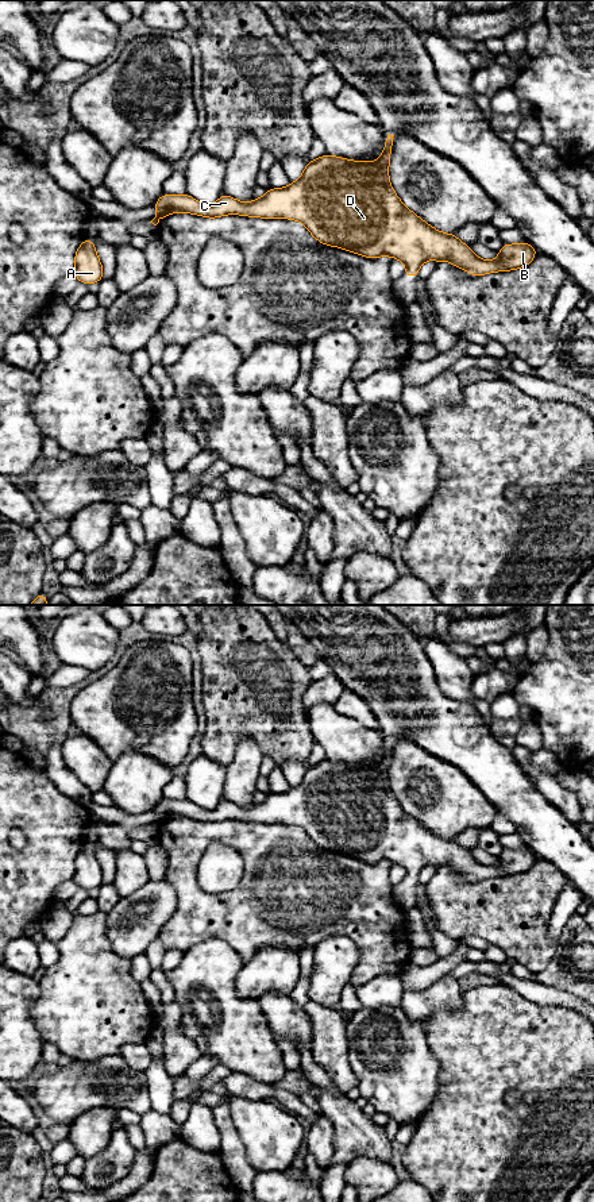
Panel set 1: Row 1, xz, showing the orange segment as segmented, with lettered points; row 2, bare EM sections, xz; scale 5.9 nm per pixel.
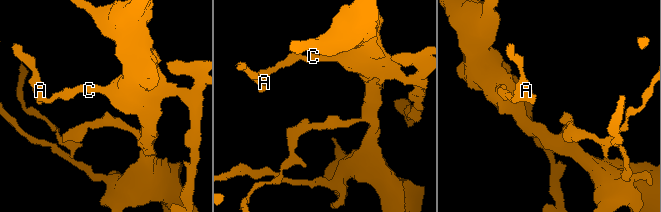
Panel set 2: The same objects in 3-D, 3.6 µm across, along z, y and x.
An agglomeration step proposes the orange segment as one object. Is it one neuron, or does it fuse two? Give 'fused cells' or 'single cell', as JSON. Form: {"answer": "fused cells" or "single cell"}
{"answer": "single cell"}

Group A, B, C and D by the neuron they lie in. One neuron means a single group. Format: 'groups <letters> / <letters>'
groups A B C D

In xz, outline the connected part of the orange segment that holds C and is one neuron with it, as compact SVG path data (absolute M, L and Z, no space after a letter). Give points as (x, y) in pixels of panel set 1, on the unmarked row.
M387 740L382 760L375 767L351 766L325 758L323 762L306 767L298 786L290 787L284 794L270 793L263 802L250 808L238 806L225 798L212 810L201 809L188 798L162 800L154 809L155 822L150 828L157 831L162 822L173 817L193 818L209 824L217 824L221 820L243 820L298 825L323 850L344 854L371 864L382 860L397 863L406 871L404 881L414 883L427 864L433 864L437 868L450 866L471 881L517 875L535 864L537 855L525 847L524 850L505 848L495 866L485 866L475 862L471 851L462 848L455 839L443 839L435 835L408 814L389 786L393 741Z

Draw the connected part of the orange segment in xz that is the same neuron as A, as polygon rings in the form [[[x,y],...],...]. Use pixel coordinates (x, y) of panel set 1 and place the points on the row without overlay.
[[[84,843],[74,859],[76,872],[73,881],[82,889],[90,890],[103,885],[104,874],[96,859],[94,847]]]

